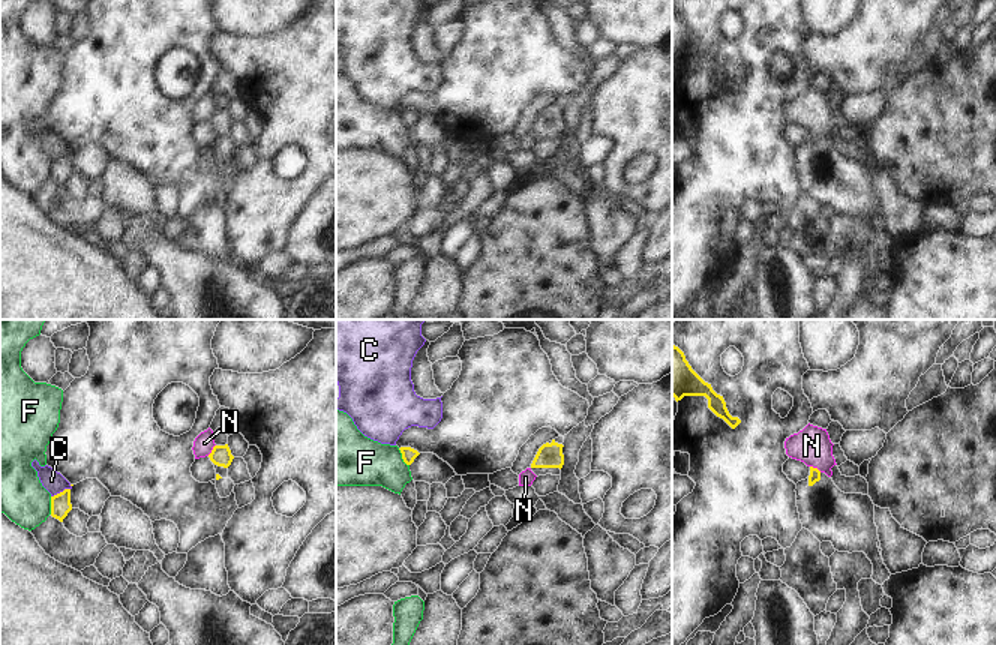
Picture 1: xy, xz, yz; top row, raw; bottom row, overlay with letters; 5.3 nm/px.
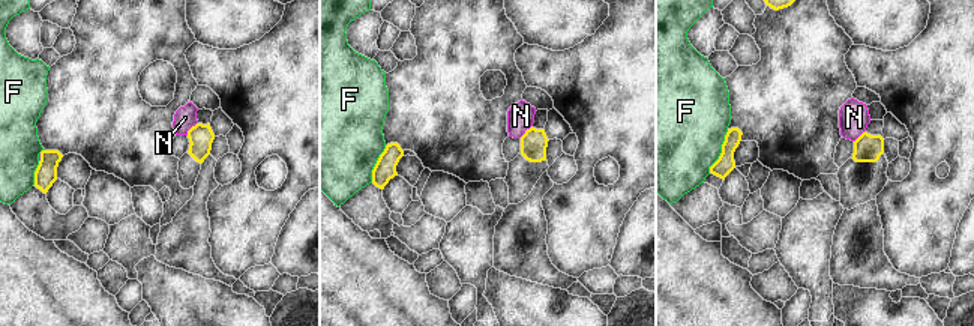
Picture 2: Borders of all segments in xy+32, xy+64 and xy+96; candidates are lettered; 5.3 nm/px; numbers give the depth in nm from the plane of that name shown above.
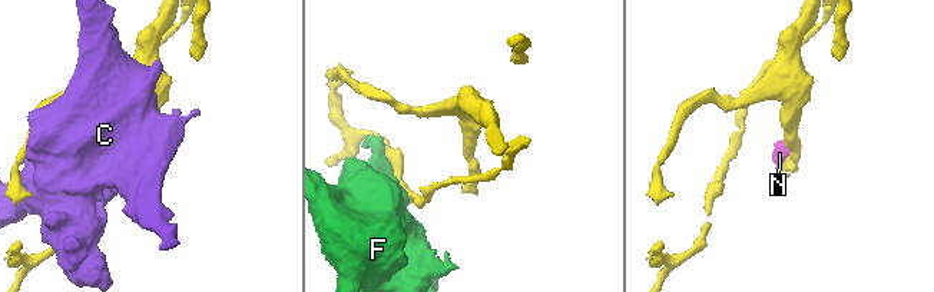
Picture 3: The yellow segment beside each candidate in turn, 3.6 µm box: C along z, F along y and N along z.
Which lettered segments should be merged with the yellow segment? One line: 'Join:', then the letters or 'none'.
Join: none

